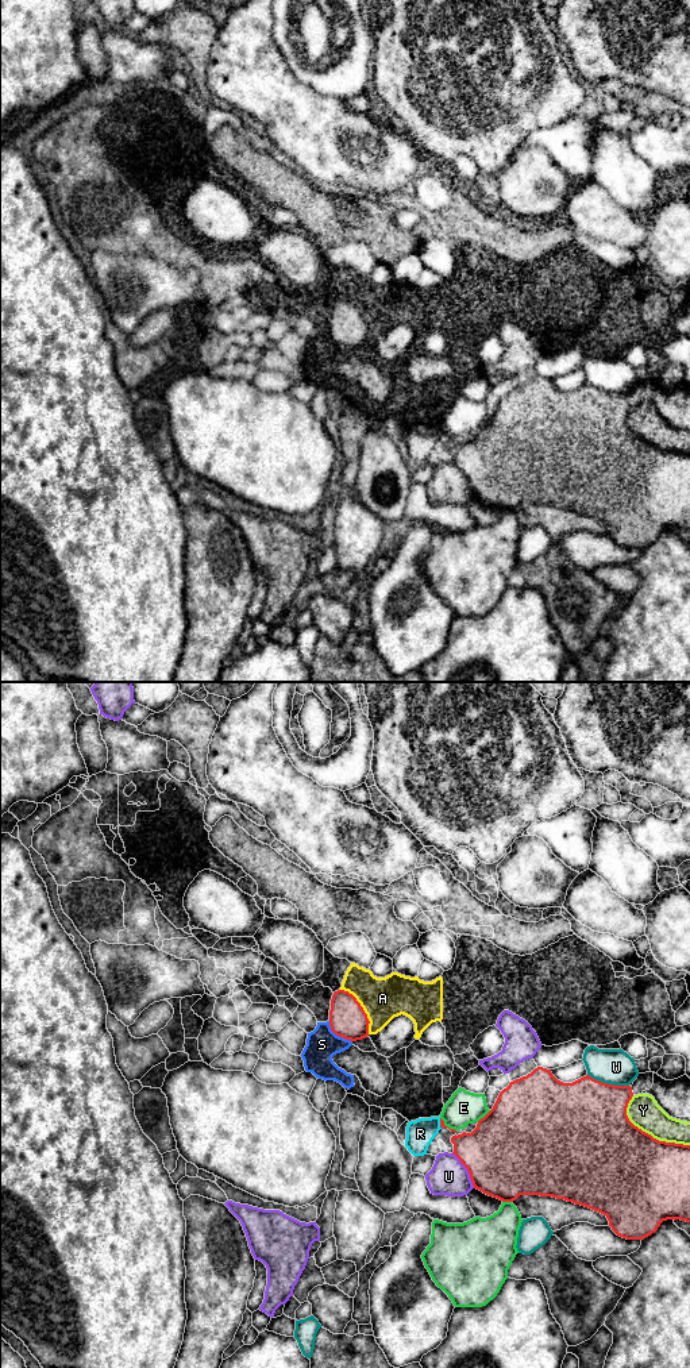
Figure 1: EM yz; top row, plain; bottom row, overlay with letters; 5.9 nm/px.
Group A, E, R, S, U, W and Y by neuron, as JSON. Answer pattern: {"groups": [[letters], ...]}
{"groups": [["A", "S"], ["E"], ["R"], ["U"], ["W"], ["Y"]]}

